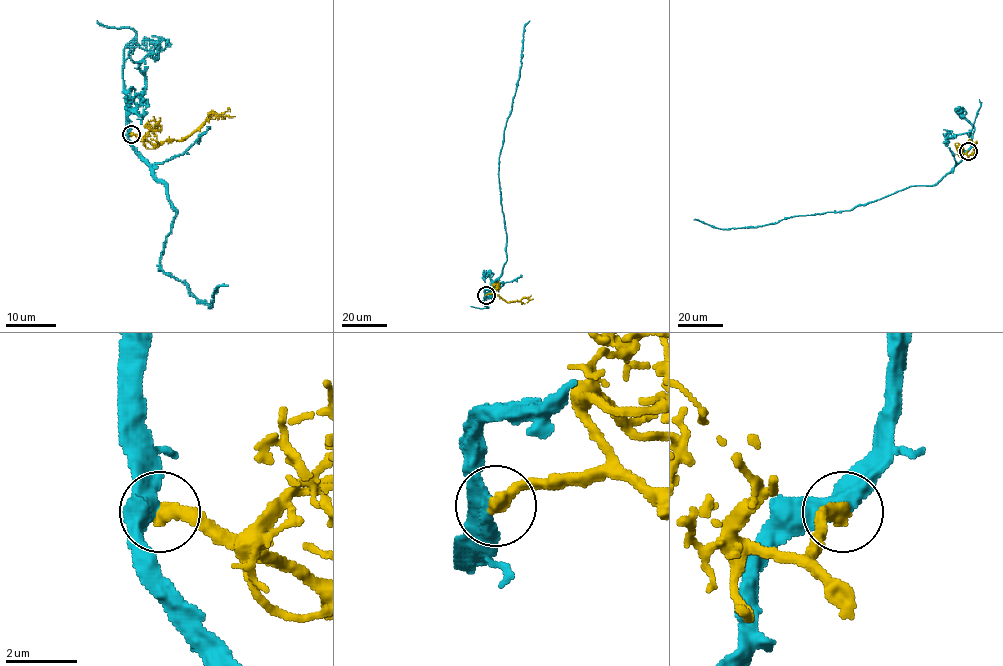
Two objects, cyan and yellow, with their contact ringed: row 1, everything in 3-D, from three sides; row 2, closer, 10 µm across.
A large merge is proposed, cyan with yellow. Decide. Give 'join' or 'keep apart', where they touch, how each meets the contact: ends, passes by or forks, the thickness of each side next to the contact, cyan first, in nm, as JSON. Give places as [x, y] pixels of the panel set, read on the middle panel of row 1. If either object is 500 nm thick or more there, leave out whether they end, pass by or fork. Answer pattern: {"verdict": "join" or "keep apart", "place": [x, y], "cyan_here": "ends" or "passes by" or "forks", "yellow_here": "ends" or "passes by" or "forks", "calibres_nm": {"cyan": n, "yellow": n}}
{"verdict": "keep apart", "place": [486, 295], "cyan_here": "passes by", "yellow_here": "ends", "calibres_nm": {"cyan": 480, "yellow": 420}}

